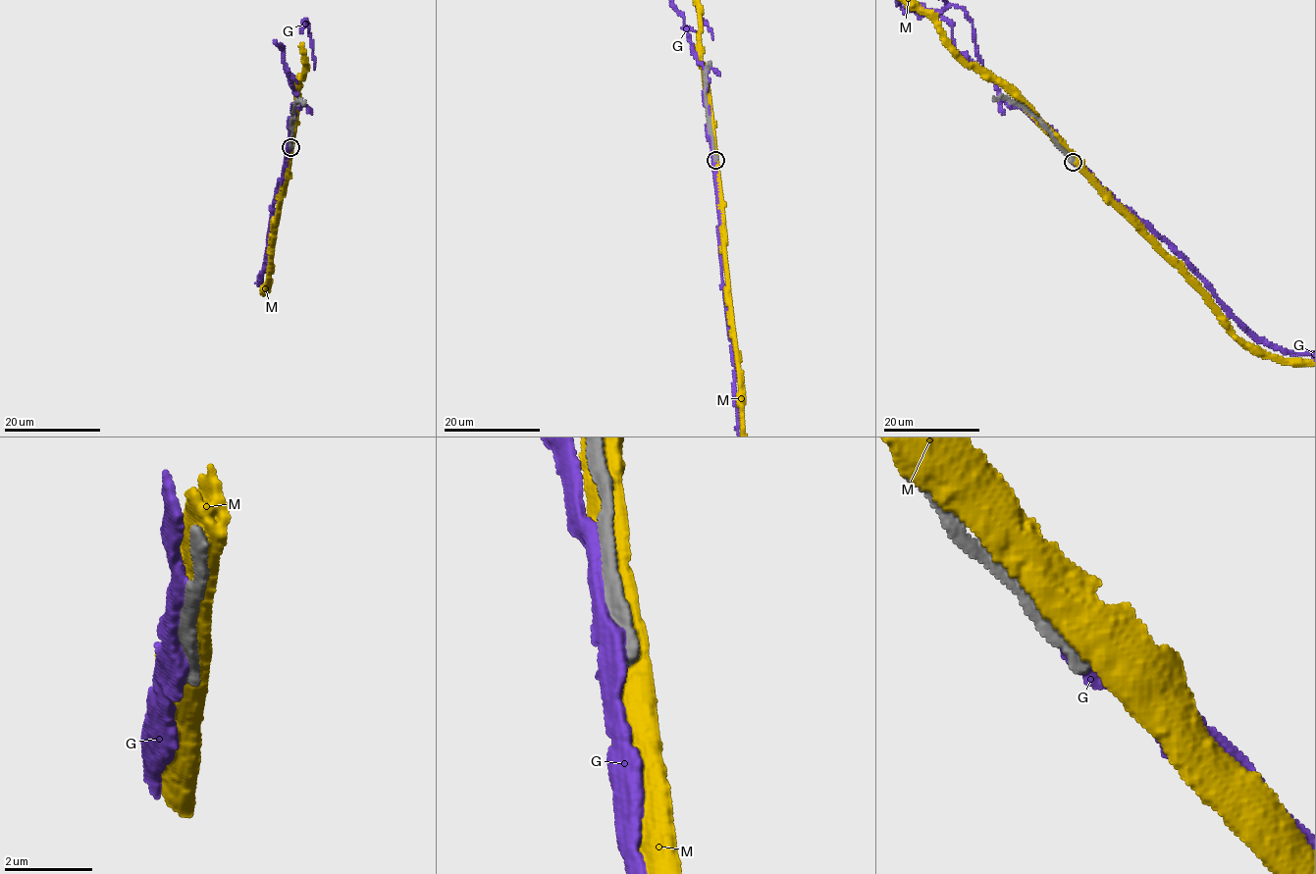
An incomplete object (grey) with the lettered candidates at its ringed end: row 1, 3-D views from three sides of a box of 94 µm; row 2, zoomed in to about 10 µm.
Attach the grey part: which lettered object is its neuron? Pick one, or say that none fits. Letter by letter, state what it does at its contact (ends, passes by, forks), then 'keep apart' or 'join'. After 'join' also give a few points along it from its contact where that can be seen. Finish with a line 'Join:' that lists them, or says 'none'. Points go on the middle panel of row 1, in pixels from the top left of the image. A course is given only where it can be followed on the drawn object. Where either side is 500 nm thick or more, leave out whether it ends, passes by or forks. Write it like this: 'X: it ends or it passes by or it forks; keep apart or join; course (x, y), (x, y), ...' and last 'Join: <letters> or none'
G: it passes by; keep apart
M: keep apart
Join: none

